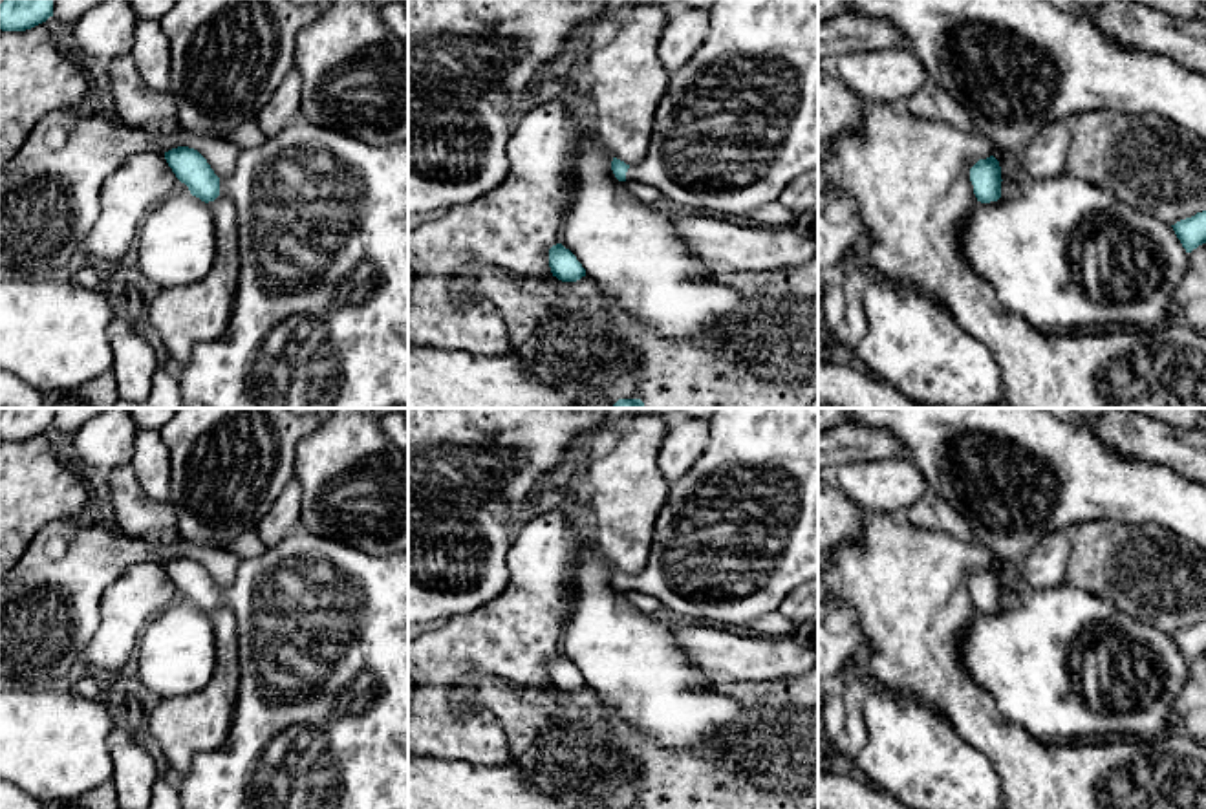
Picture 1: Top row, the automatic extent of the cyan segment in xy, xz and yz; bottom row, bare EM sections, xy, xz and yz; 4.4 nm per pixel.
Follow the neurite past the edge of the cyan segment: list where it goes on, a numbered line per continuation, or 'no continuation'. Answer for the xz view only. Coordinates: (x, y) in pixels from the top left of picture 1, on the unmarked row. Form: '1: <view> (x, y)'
1: xz (738, 533)

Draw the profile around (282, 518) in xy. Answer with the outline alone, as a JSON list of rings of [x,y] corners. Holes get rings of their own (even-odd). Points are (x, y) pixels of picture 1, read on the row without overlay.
[[[291,480],[278,500],[269,507],[258,522],[256,531],[267,547],[276,545],[287,534],[300,529],[302,487]]]

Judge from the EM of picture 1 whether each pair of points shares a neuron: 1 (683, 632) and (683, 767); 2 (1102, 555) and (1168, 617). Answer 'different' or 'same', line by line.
1: different
2: same

